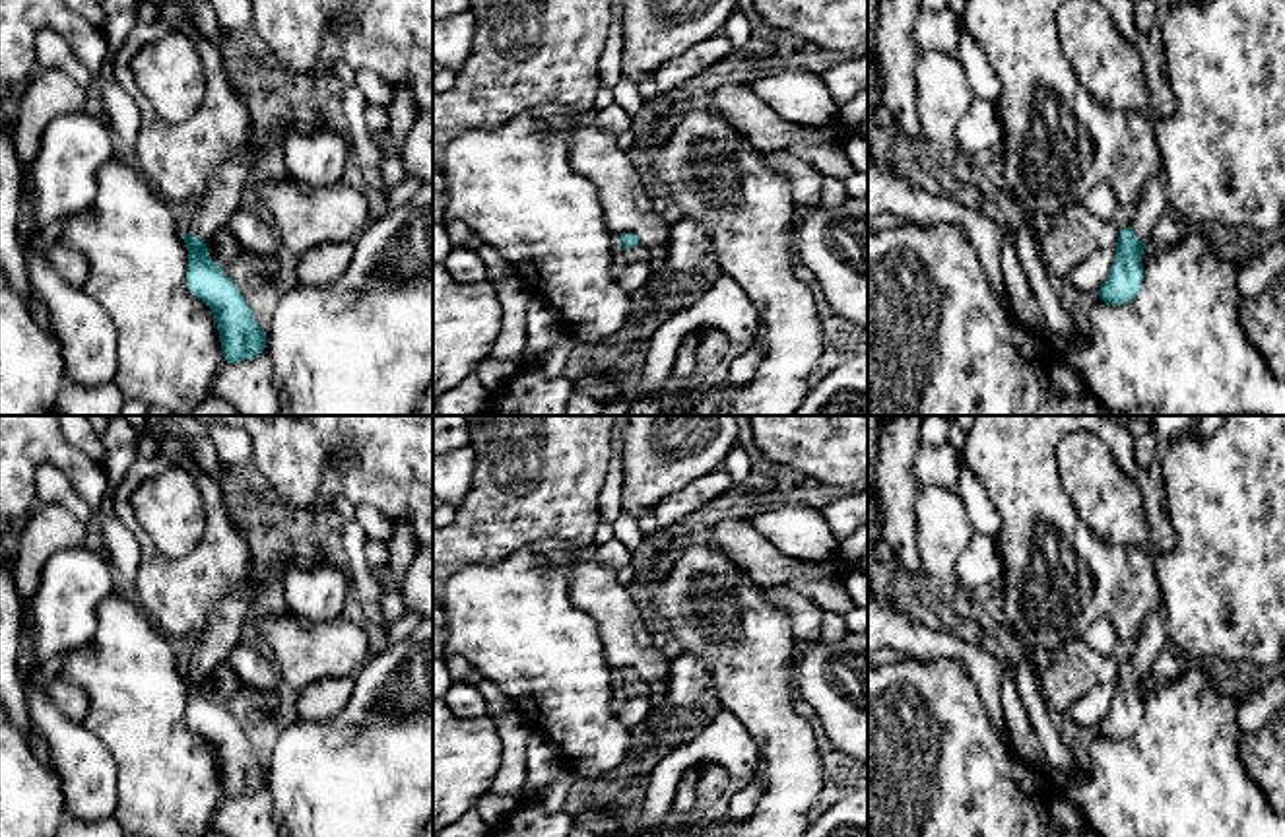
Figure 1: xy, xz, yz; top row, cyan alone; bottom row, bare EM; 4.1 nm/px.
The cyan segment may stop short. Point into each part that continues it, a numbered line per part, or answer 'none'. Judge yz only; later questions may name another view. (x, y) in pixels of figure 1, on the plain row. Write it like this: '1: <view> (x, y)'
1: yz (1152, 641)

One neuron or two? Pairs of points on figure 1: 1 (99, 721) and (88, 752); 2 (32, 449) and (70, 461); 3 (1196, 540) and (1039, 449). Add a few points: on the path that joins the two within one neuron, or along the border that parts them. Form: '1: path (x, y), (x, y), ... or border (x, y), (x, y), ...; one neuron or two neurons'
1: border (80, 723), (105, 748), (119, 773); two neurons
2: path (41, 449), (61, 453); one neuron
3: border (1161, 480), (1167, 521), (1175, 540); two neurons

